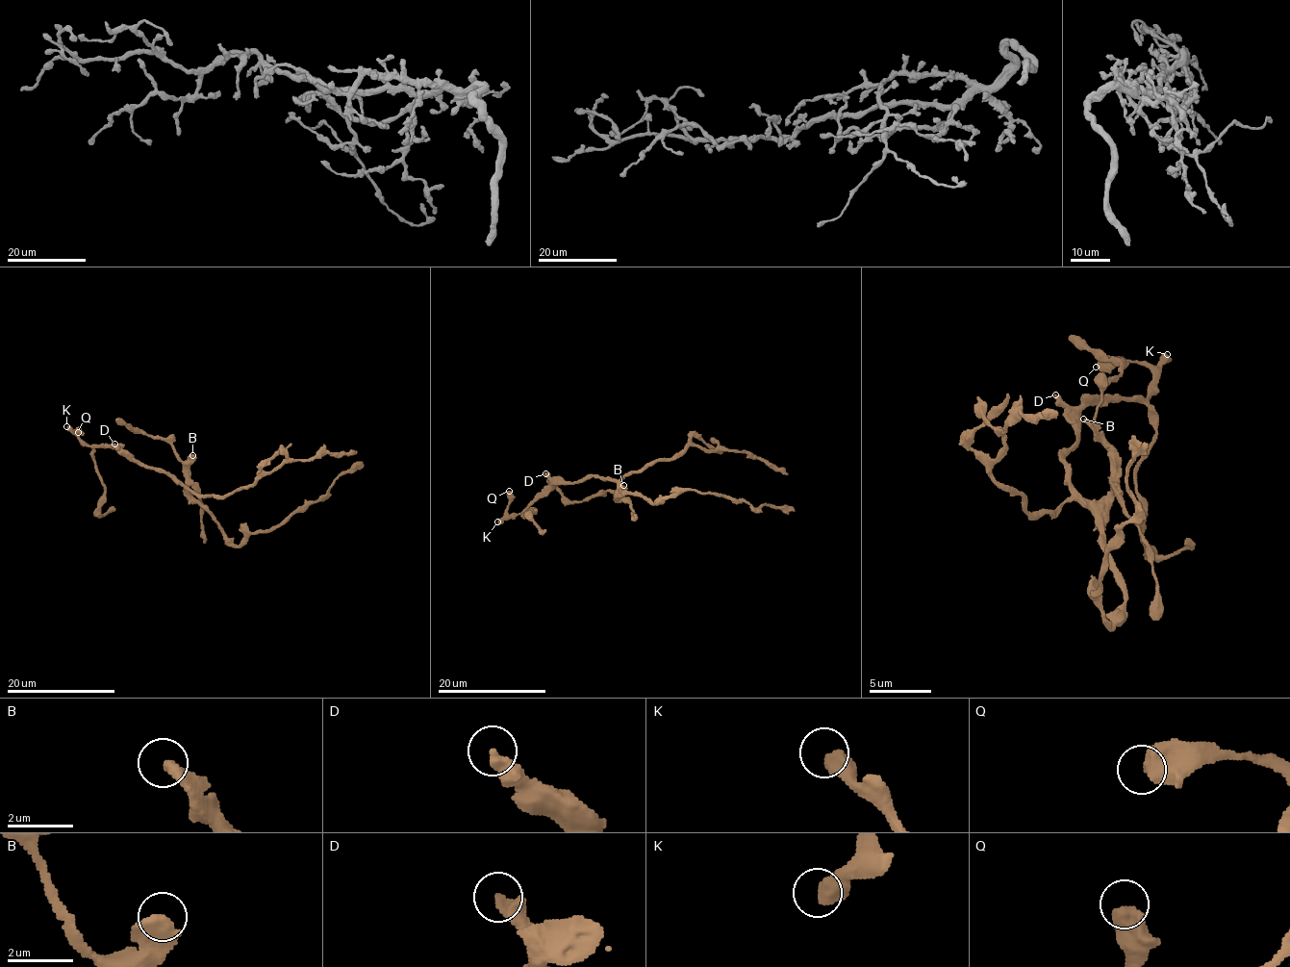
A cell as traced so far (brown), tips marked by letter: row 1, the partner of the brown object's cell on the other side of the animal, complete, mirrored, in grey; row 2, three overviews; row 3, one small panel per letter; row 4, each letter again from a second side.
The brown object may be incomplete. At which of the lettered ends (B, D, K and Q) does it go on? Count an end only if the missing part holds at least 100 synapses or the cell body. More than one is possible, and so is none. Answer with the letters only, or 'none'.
B

